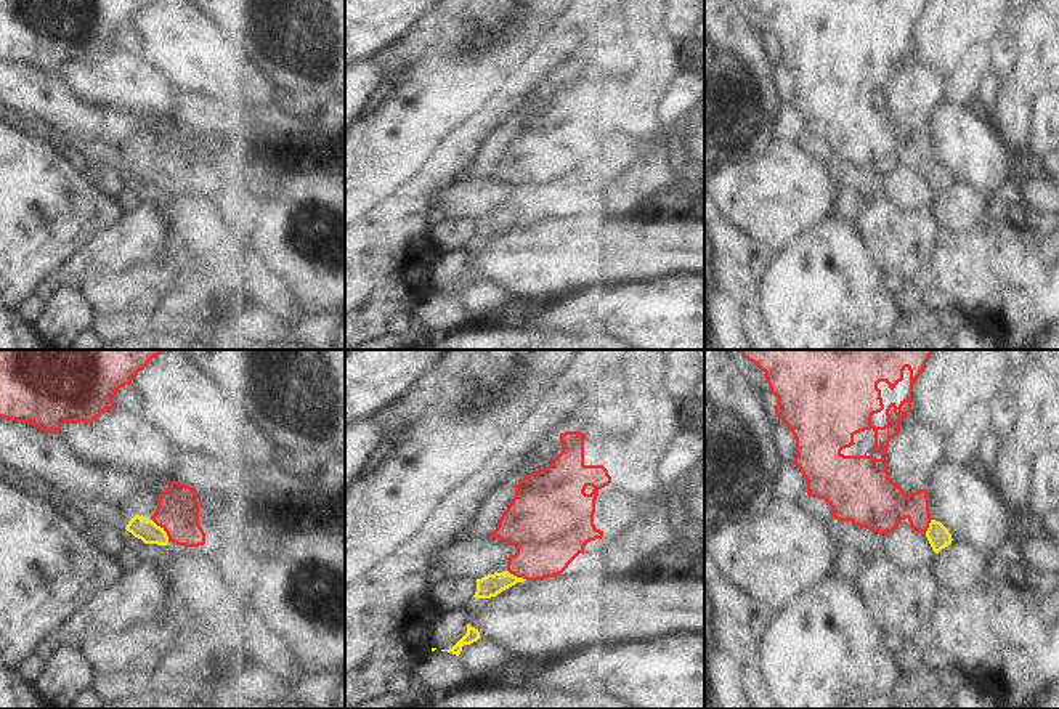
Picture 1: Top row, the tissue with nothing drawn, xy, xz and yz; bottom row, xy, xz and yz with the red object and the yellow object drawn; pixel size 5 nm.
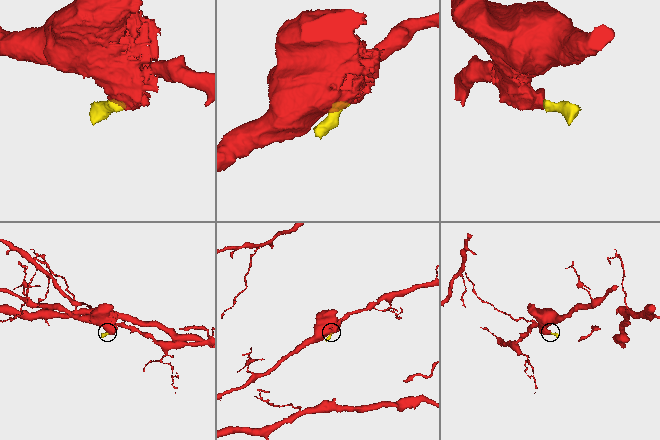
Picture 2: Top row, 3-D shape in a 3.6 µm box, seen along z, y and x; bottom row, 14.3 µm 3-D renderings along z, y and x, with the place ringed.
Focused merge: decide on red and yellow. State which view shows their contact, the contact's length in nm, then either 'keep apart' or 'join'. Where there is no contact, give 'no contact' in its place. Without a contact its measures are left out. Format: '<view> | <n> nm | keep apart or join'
xy | 150 nm | join

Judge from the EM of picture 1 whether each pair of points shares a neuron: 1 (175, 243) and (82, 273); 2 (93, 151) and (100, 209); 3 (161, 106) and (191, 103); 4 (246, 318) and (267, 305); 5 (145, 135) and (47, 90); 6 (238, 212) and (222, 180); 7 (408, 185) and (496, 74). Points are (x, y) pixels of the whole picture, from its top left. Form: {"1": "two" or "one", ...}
{"1": "one", "2": "two", "3": "two", "4": "two", "5": "one", "6": "two", "7": "one"}

